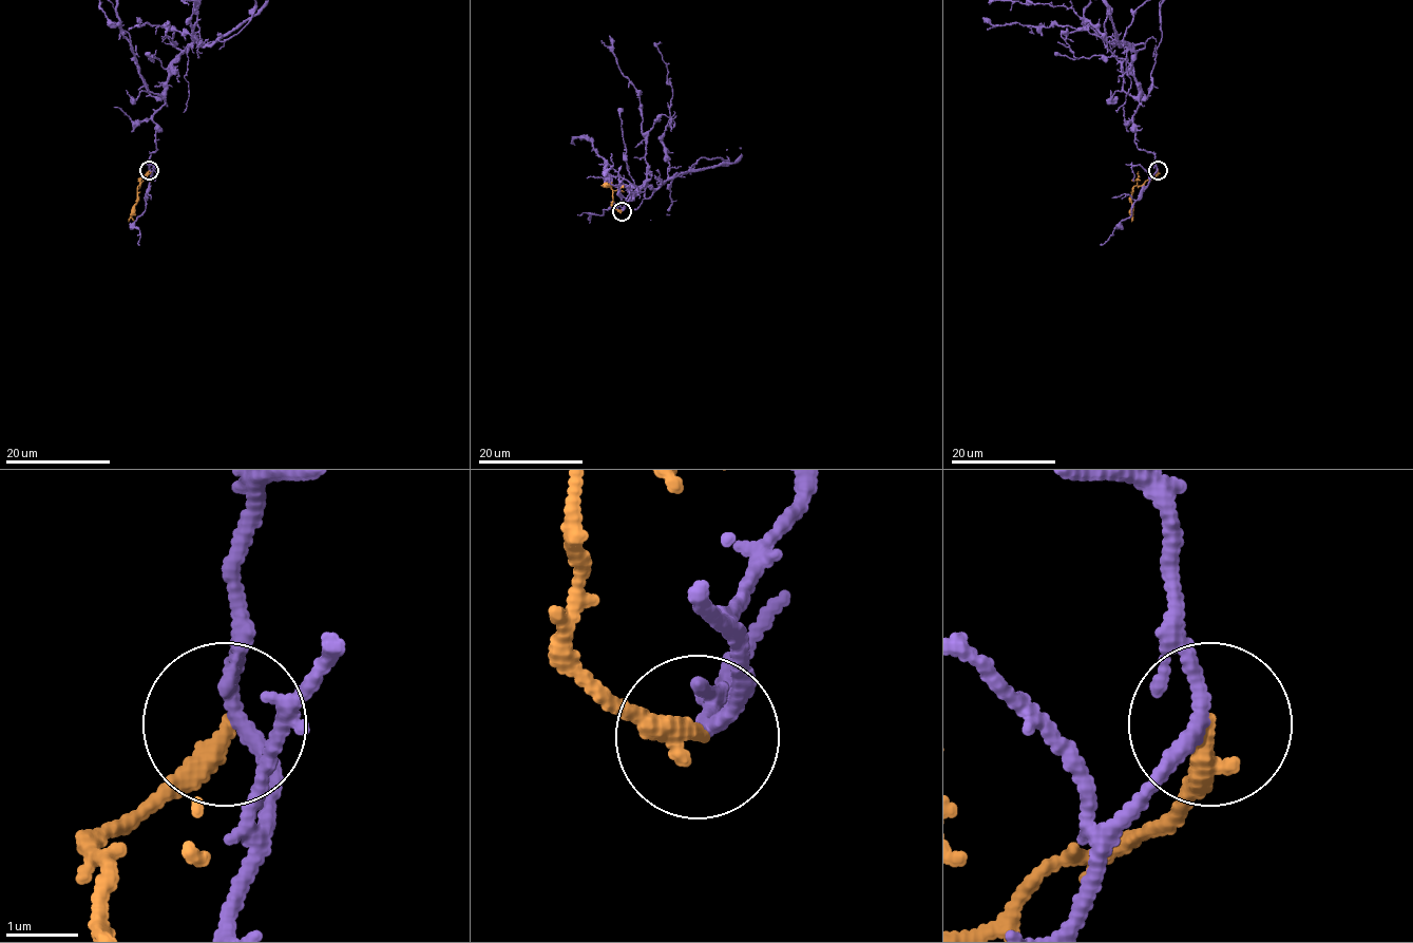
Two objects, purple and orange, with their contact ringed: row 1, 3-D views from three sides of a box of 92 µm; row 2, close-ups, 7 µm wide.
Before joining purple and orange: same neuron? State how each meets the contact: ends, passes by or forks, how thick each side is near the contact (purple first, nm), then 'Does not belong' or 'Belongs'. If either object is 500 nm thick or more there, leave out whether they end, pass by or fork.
At the ring purple passes by. At the ring orange ends. Thickness 180 nm (purple) against 320 nm. Does not belong

